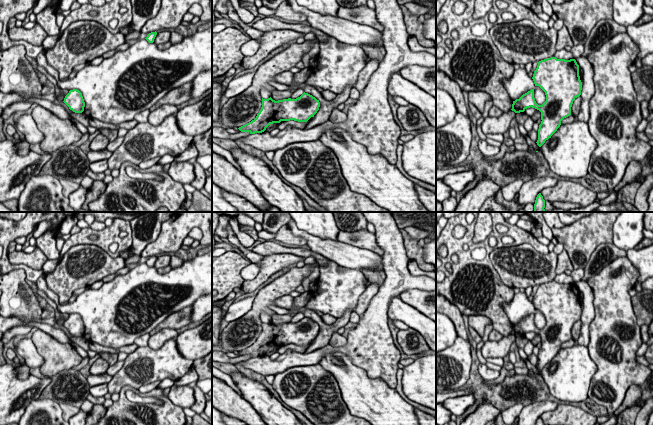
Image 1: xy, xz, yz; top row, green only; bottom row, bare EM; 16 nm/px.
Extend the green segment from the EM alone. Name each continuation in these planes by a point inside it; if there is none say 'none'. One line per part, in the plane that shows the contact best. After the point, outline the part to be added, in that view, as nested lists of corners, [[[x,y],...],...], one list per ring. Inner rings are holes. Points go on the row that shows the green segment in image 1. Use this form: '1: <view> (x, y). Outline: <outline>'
none

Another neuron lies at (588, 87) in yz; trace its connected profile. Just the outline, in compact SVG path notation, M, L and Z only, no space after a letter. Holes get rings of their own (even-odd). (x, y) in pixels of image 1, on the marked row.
M578 57L575 59L579 67L583 71L583 83L581 90L581 107L577 120L588 123L590 118L589 102L595 92L595 84L593 80L593 68L585 57Z

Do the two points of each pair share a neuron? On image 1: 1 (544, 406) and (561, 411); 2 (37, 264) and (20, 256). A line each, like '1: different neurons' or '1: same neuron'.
1: different neurons
2: same neuron

